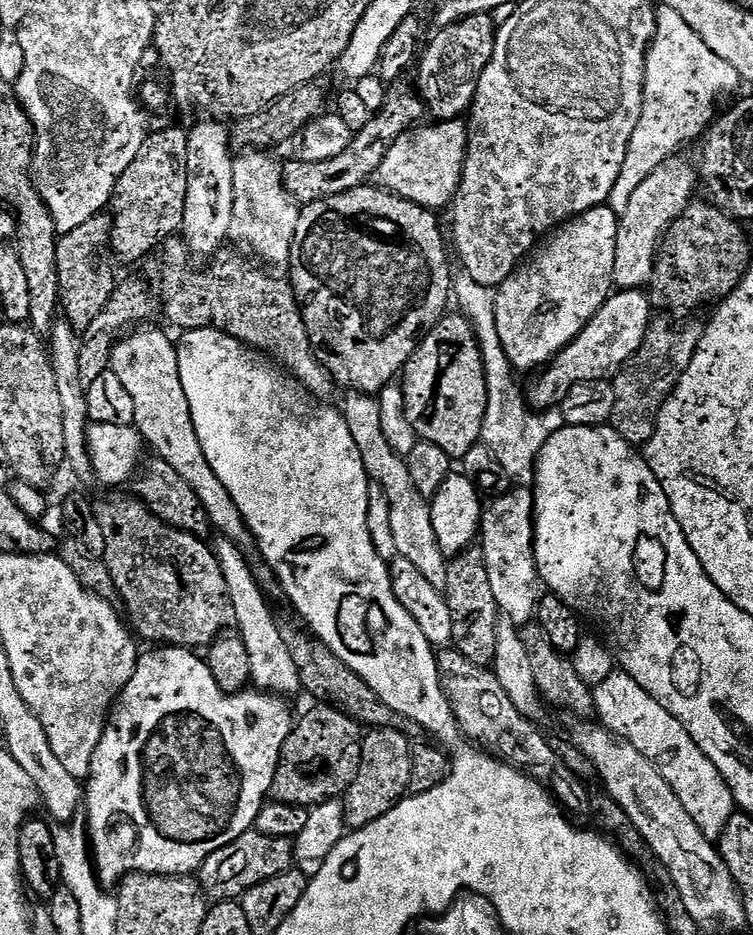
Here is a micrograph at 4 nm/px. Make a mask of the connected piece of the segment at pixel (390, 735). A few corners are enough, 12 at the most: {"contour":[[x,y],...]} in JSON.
{"contour":[[370,728],[357,773],[342,792],[344,822],[355,830],[405,795],[409,737]]}

